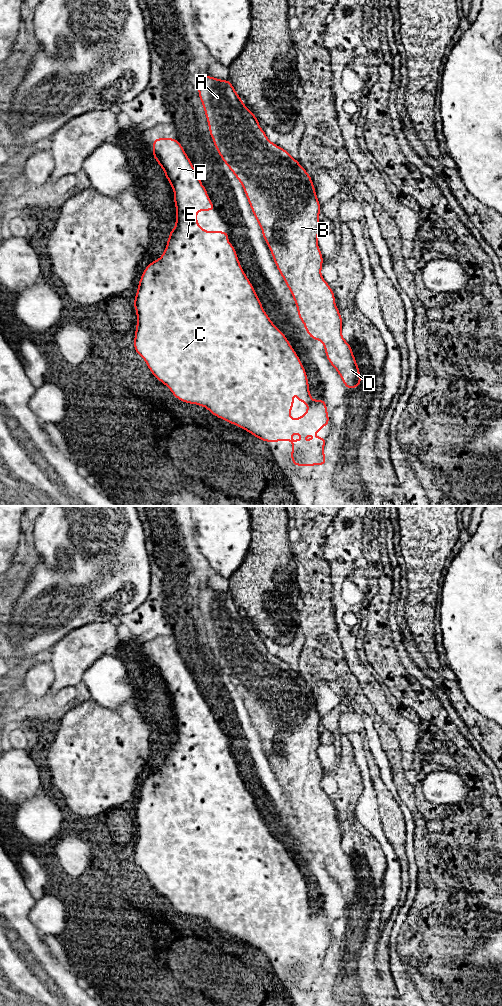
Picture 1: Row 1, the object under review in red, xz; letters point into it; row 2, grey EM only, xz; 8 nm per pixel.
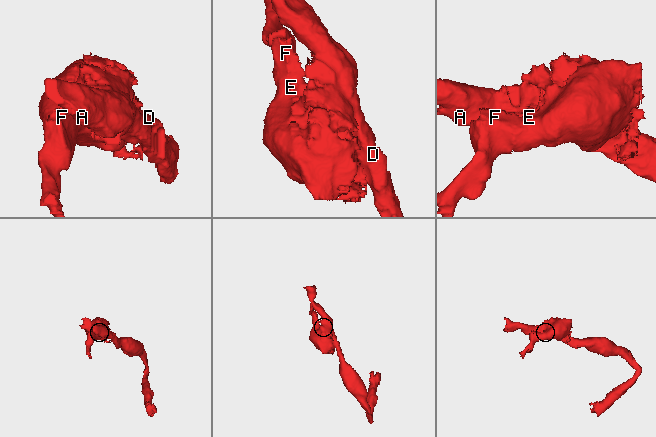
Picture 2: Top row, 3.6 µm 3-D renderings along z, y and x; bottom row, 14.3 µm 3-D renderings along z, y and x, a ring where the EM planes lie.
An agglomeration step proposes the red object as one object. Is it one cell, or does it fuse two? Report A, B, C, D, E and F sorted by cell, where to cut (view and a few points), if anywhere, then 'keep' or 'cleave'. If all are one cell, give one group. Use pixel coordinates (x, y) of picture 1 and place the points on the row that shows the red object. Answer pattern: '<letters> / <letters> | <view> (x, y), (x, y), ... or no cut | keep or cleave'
A B C D E F | no cut | keep

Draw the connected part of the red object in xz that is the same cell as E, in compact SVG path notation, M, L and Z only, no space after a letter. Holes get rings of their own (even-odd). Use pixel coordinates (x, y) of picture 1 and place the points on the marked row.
M154 138L153 139L153 148L152 148L151 154L154 156L154 159L158 162L160 167L163 169L165 177L169 181L170 186L174 191L174 204L175 204L175 207L176 207L176 222L174 224L175 228L170 230L169 238L168 238L167 243L166 243L166 249L162 253L162 256L159 259L157 259L156 261L153 261L153 262L150 262L149 264L147 264L147 266L146 266L146 268L145 268L145 270L144 270L144 272L143 272L143 274L140 277L140 280L139 280L138 289L137 289L137 292L136 292L136 297L133 300L133 305L134 305L134 308L136 310L136 316L137 316L137 324L136 324L134 344L133 344L133 347L136 351L136 353L139 354L144 359L144 361L146 362L150 372L153 374L153 376L156 379L158 379L161 383L166 385L169 388L169 390L172 392L174 397L176 397L178 400L180 400L184 403L196 404L196 405L199 405L199 406L202 406L202 407L206 407L212 415L214 415L214 416L216 416L216 417L218 417L222 420L225 420L228 423L236 425L243 430L246 430L247 432L251 433L253 436L257 437L261 441L267 441L267 442L272 443L272 444L277 442L277 441L291 442L292 443L291 462L296 467L298 467L298 466L326 466L327 461L325 459L325 452L324 452L324 445L327 442L326 438L314 437L313 439L311 439L308 442L301 442L299 440L292 441L291 436L294 432L298 432L300 439L306 438L308 434L317 434L321 428L329 425L330 422L329 422L329 414L327 412L327 404L326 404L324 399L318 399L318 400L315 400L315 401L312 400L312 397L311 397L311 394L310 394L310 391L309 391L309 381L307 379L307 373L305 371L305 368L304 368L303 364L301 363L297 353L295 352L295 350L293 349L293 347L289 343L288 339L284 335L284 333L273 324L273 322L271 321L269 316L264 311L263 306L261 304L261 301L258 298L256 292L255 292L255 289L254 289L253 285L251 284L251 282L247 278L244 270L241 267L241 264L239 262L239 259L237 257L237 253L236 253L236 250L235 250L233 244L228 242L229 241L228 231L206 231L203 228L201 228L200 225L198 224L198 219L196 217L196 214L199 211L216 211L216 208L213 205L213 203L211 201L211 198L209 198L207 196L208 192L207 192L206 187L201 185L202 181L200 179L199 174L196 172L193 164L191 163L191 160L188 158L186 152L184 151L184 149L182 147L182 144L176 138ZM296 392L299 393L299 395L297 396L297 401L298 402L305 402L307 404L308 411L304 412L303 415L300 418L292 419L289 415L293 406L294 406L294 400L291 399L291 396L293 394L295 394Z

